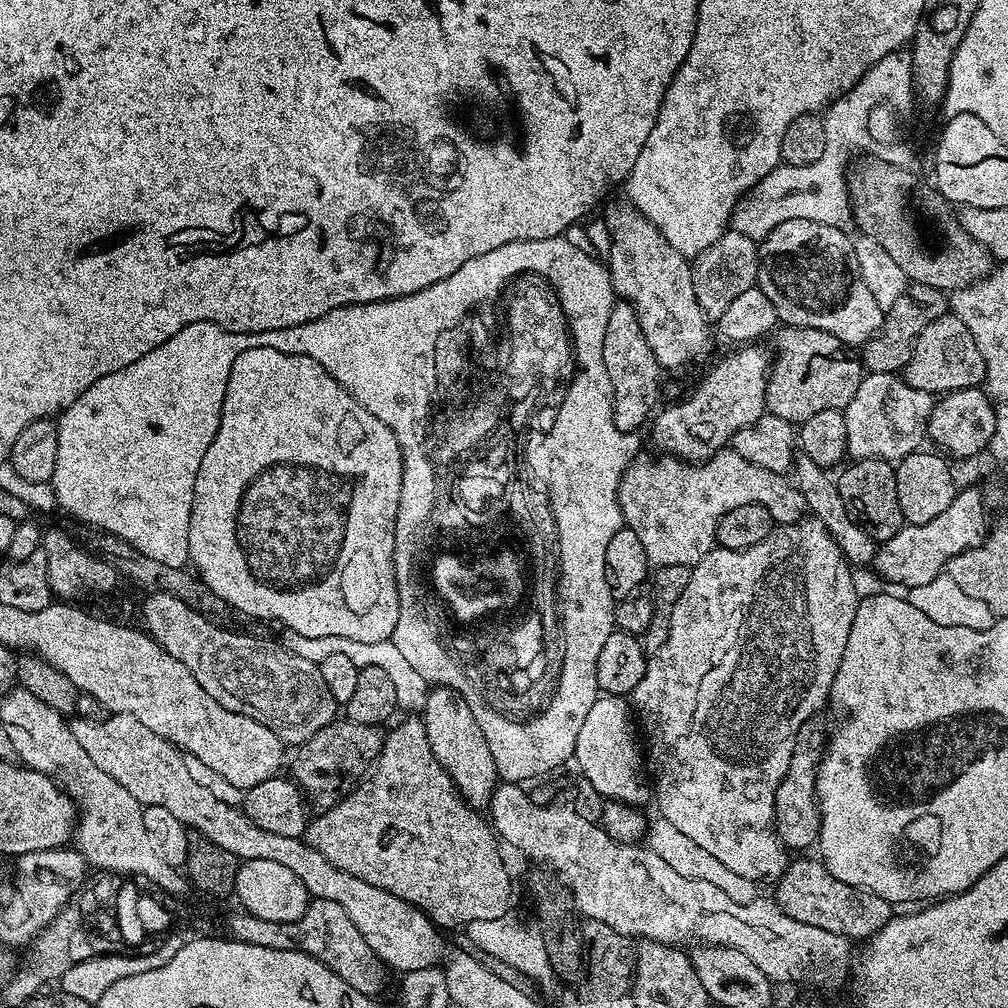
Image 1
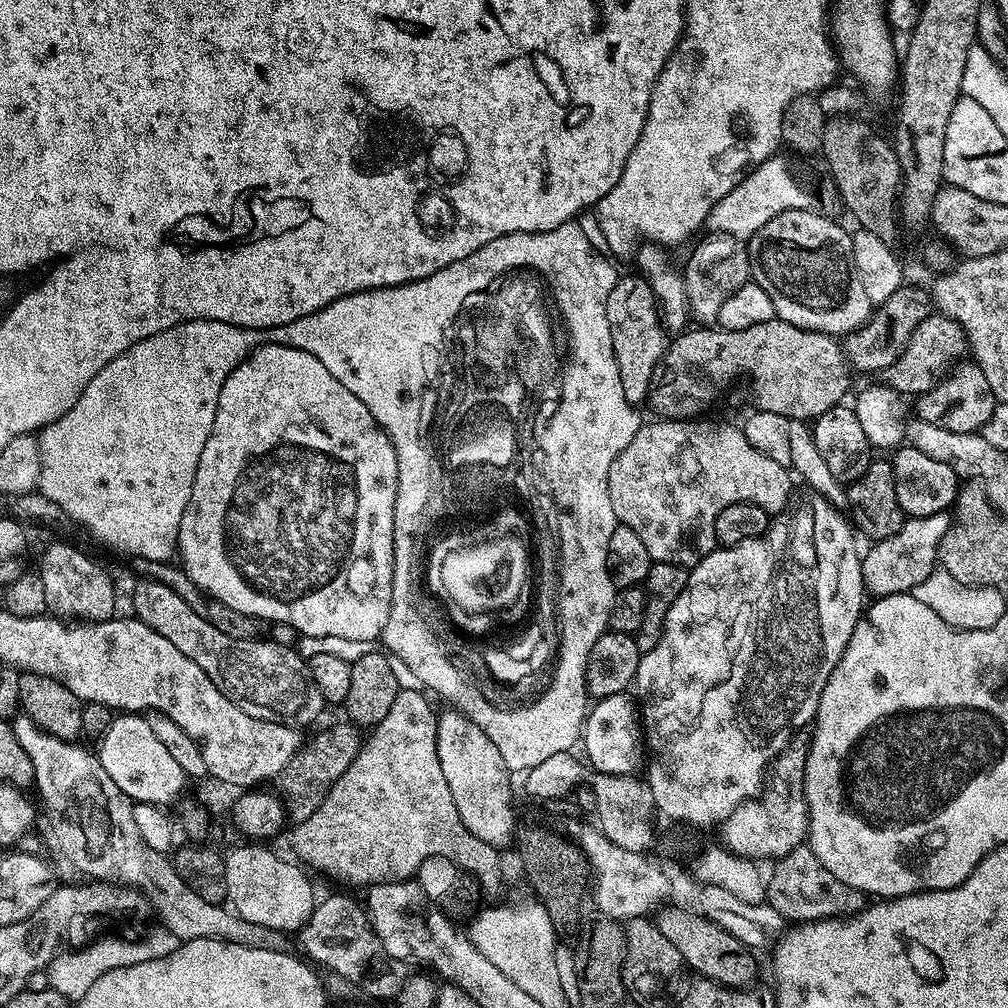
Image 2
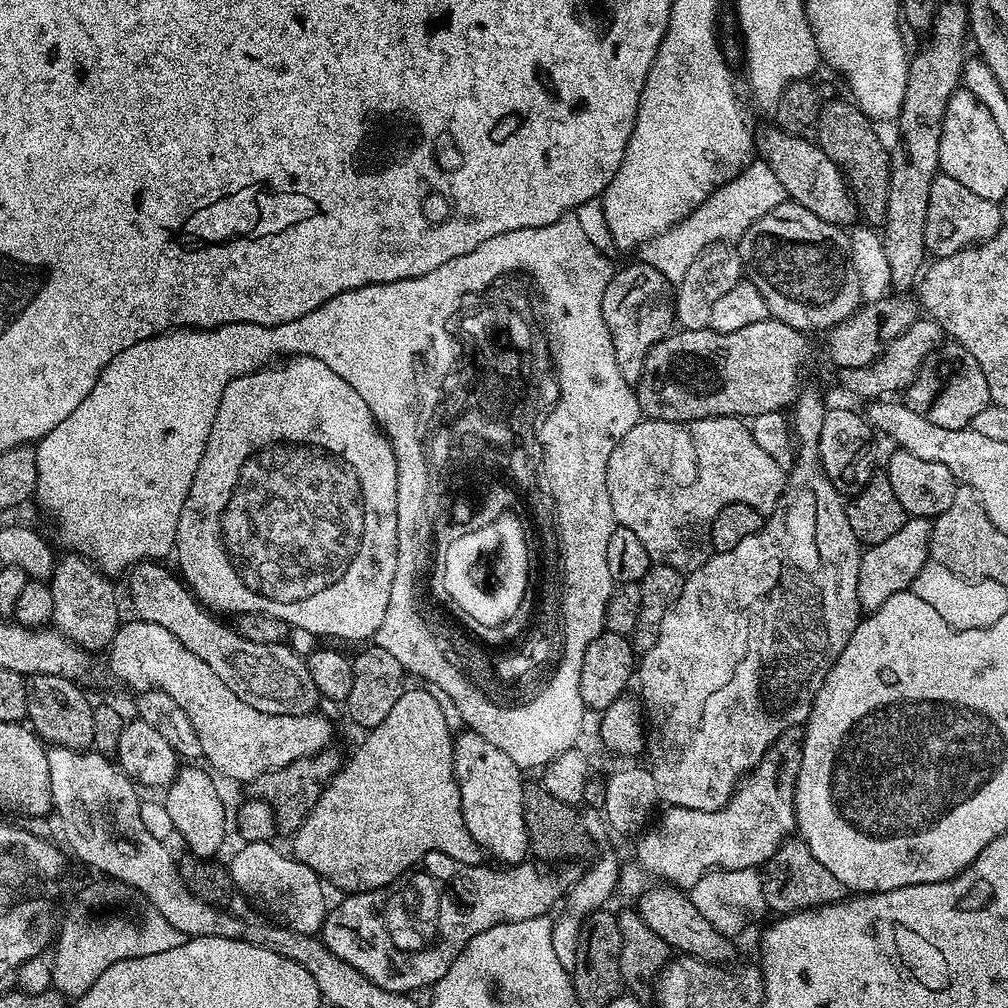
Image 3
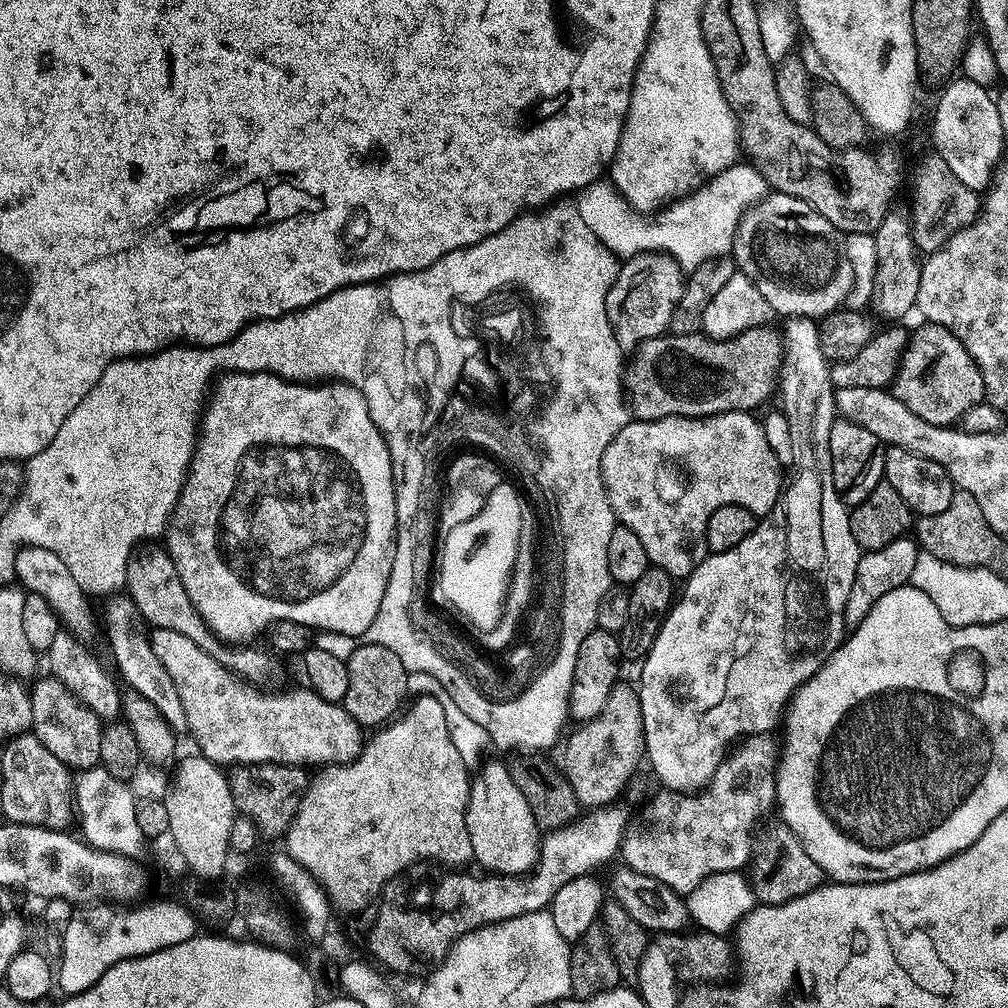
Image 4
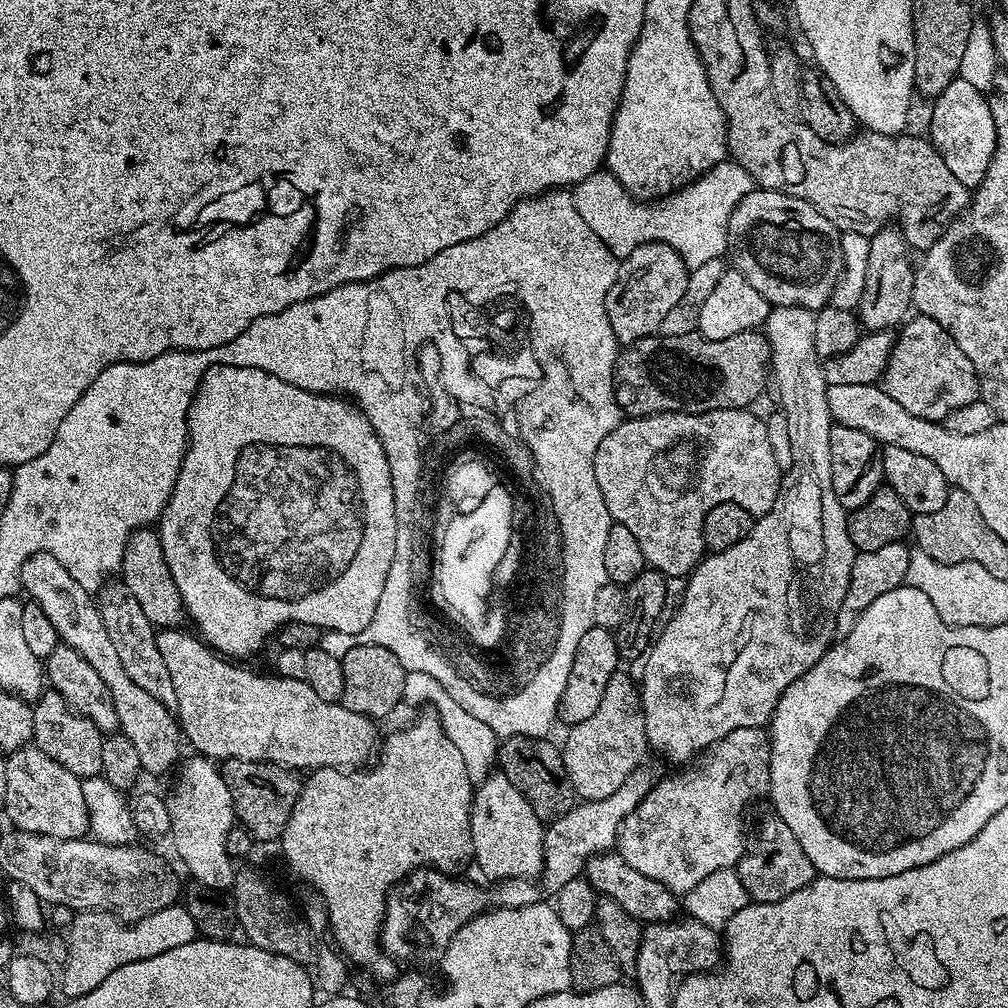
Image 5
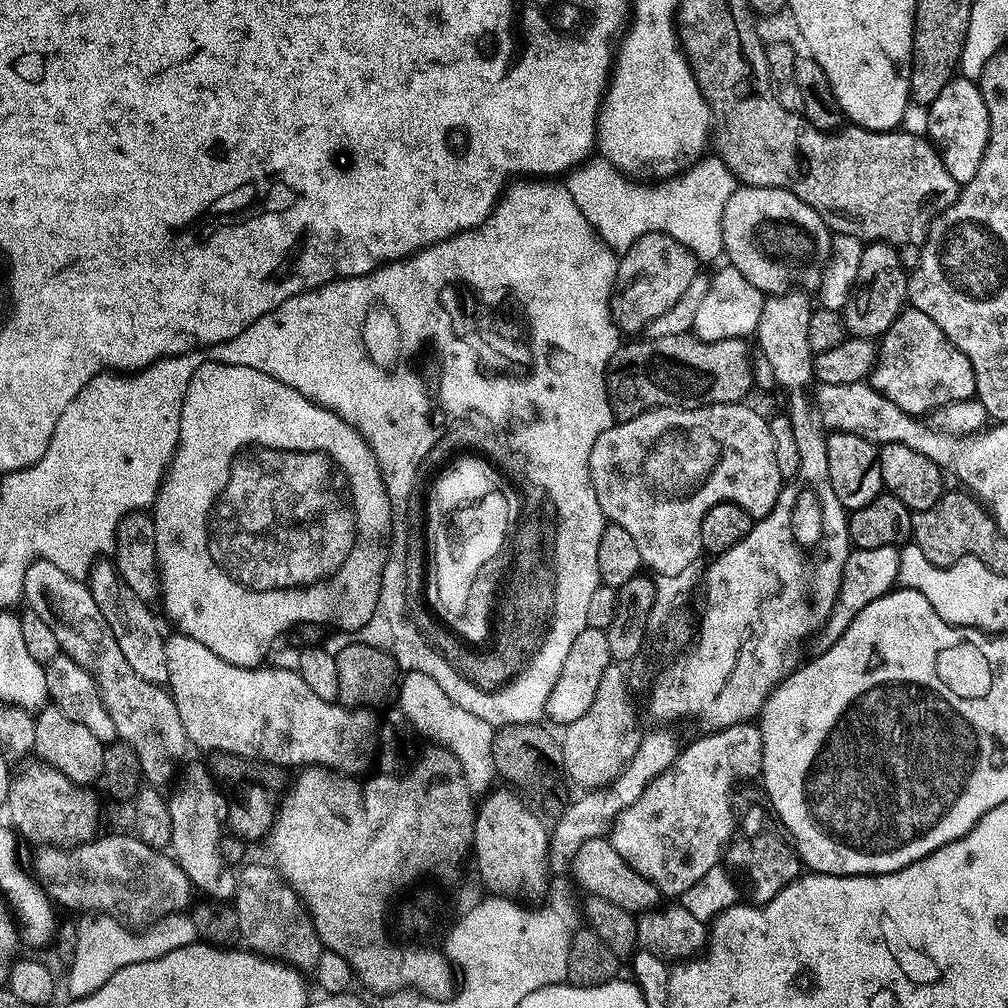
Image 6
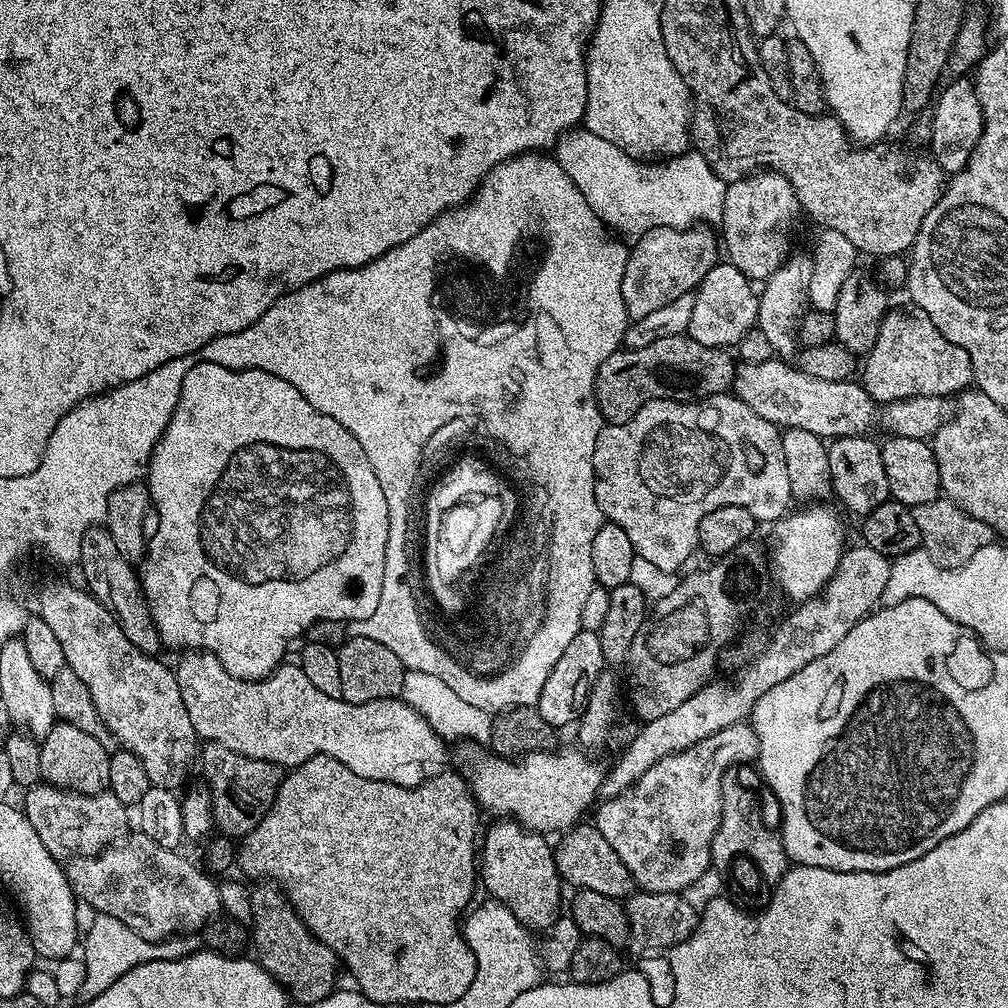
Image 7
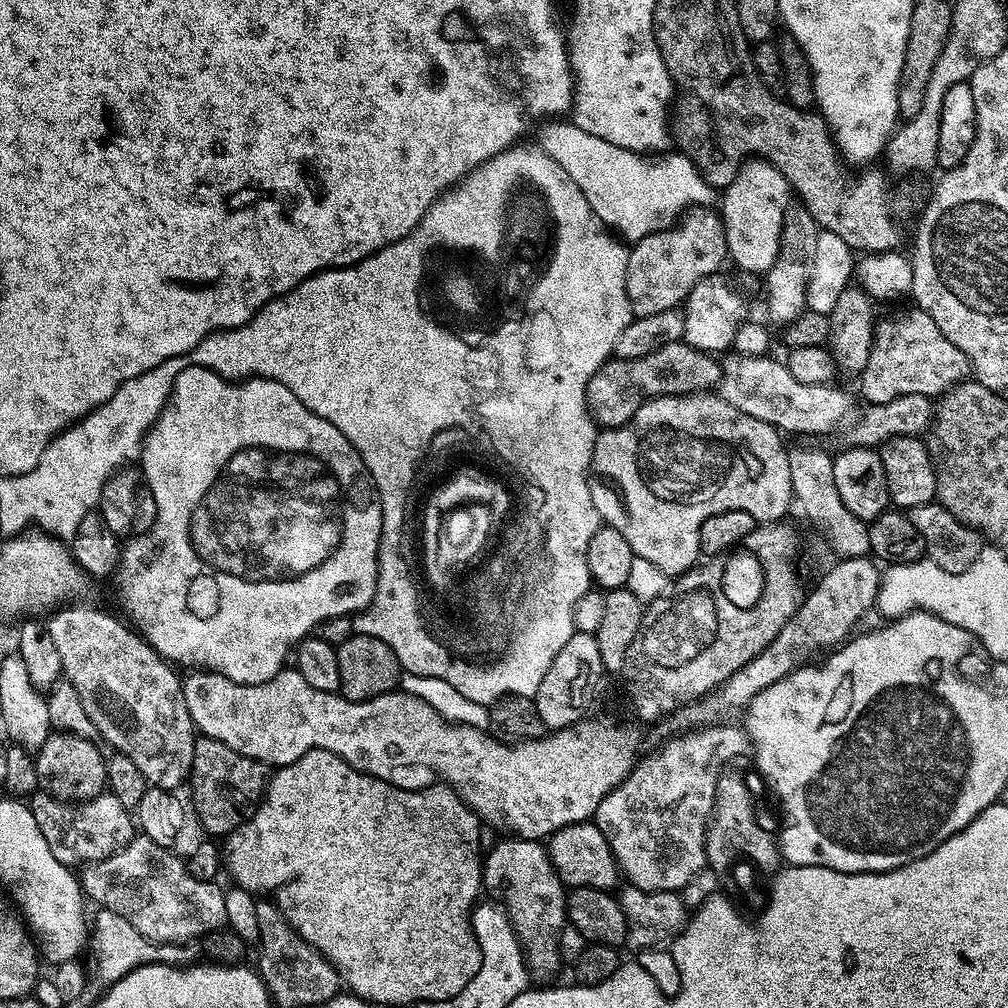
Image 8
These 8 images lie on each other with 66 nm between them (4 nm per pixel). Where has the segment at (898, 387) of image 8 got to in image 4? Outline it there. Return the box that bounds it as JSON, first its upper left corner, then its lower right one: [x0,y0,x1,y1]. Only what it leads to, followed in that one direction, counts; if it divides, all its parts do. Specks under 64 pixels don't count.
[890,322,985,426]

